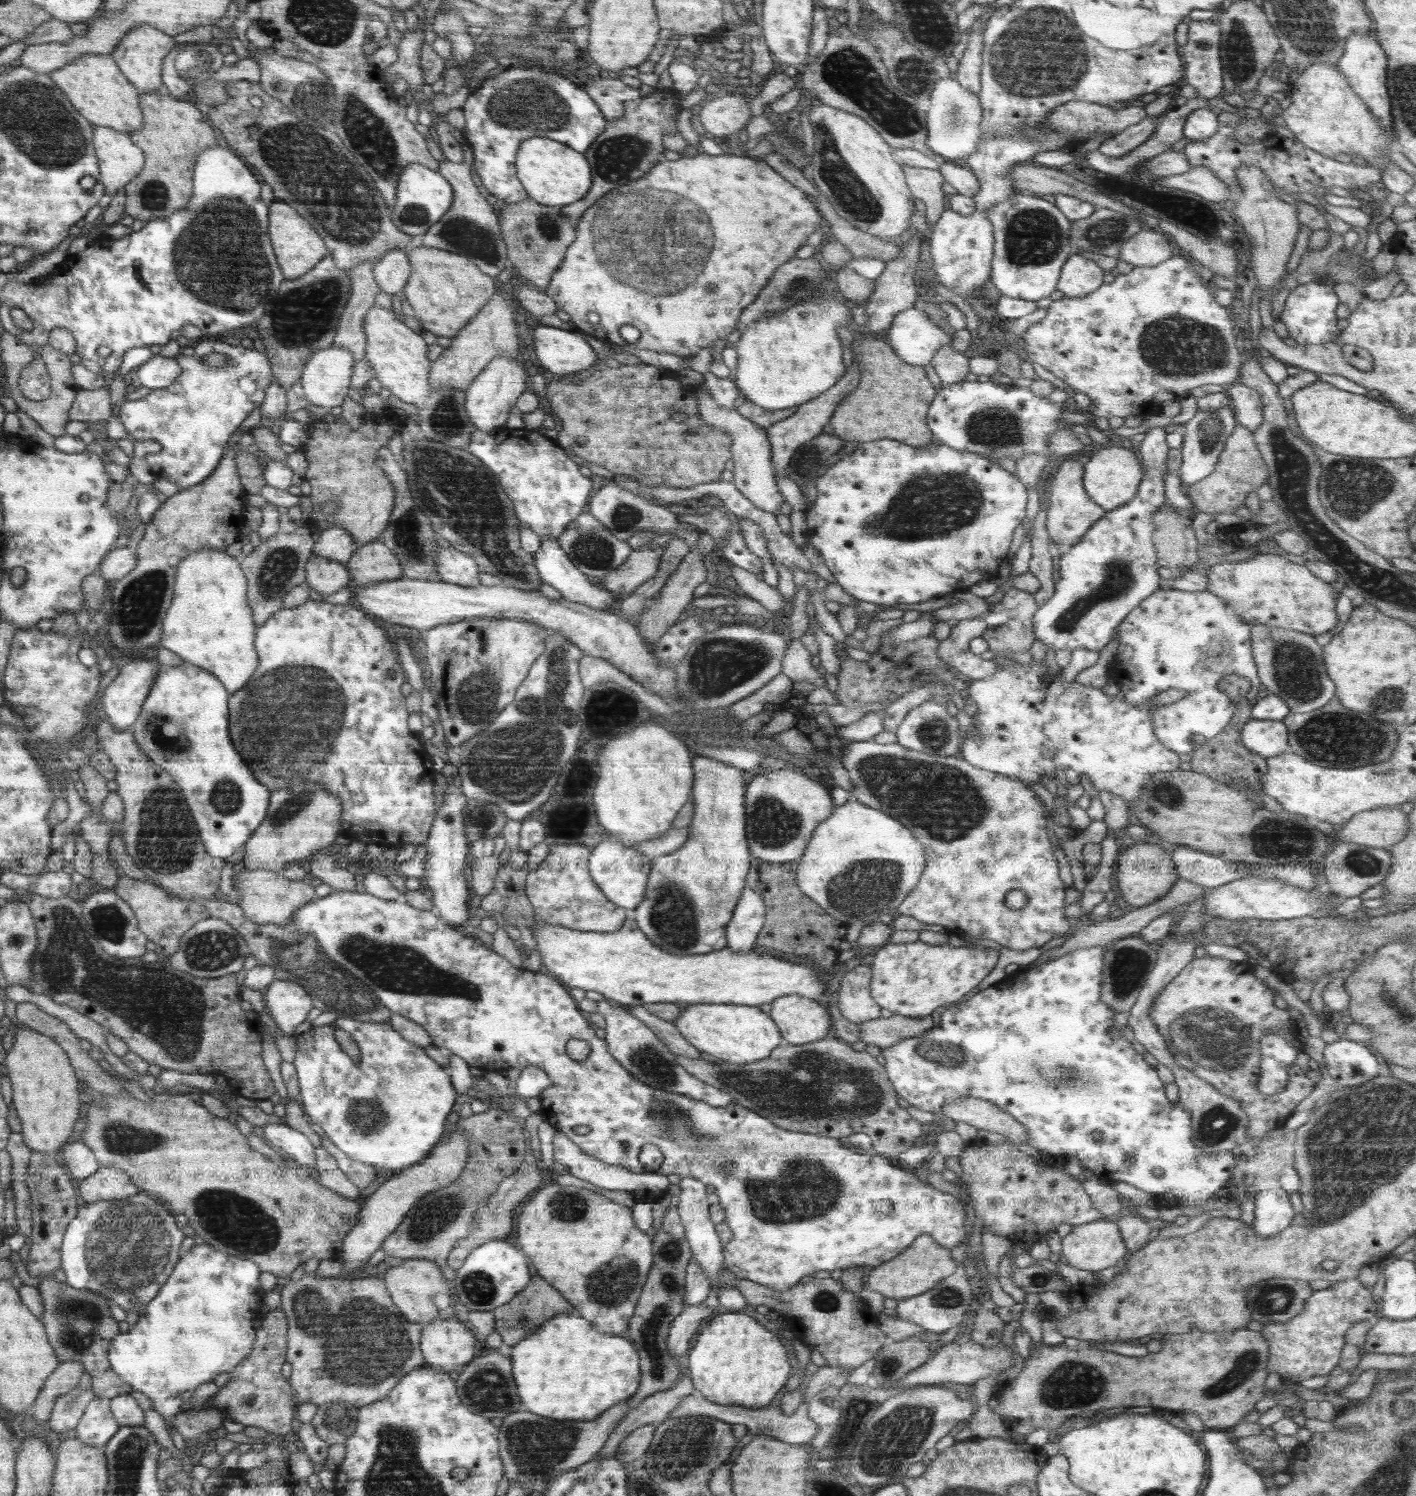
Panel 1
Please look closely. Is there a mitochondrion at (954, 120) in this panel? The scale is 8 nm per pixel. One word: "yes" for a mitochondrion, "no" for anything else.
yes

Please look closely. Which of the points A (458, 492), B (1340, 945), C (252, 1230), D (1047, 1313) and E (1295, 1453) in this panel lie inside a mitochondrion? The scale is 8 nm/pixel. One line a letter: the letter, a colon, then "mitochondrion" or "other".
A: mitochondrion
B: other
C: mitochondrion
D: other
E: other

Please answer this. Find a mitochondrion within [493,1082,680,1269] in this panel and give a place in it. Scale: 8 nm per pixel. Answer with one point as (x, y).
(568, 1207)

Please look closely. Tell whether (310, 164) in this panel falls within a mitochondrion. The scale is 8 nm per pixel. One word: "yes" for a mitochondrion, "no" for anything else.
yes

